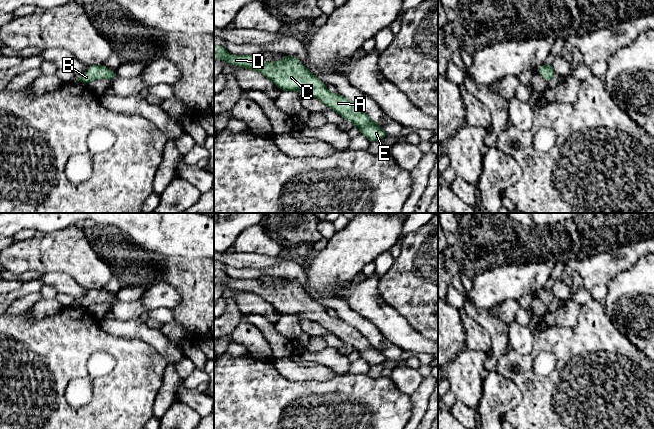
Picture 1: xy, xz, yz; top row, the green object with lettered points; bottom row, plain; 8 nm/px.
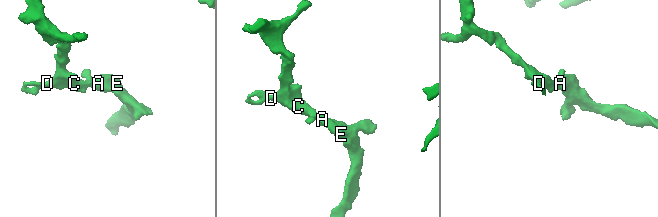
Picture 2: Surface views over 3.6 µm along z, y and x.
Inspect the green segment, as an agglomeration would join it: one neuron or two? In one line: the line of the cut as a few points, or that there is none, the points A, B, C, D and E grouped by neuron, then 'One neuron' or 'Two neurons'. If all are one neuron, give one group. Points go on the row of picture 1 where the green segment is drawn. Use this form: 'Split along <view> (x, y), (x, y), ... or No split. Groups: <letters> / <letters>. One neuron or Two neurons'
No split. Groups: A B C D E. One neuron

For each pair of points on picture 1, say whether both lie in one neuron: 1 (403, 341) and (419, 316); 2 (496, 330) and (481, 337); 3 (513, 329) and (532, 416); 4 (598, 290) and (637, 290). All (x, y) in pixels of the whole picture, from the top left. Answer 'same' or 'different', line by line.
1: different
2: different
3: different
4: different

